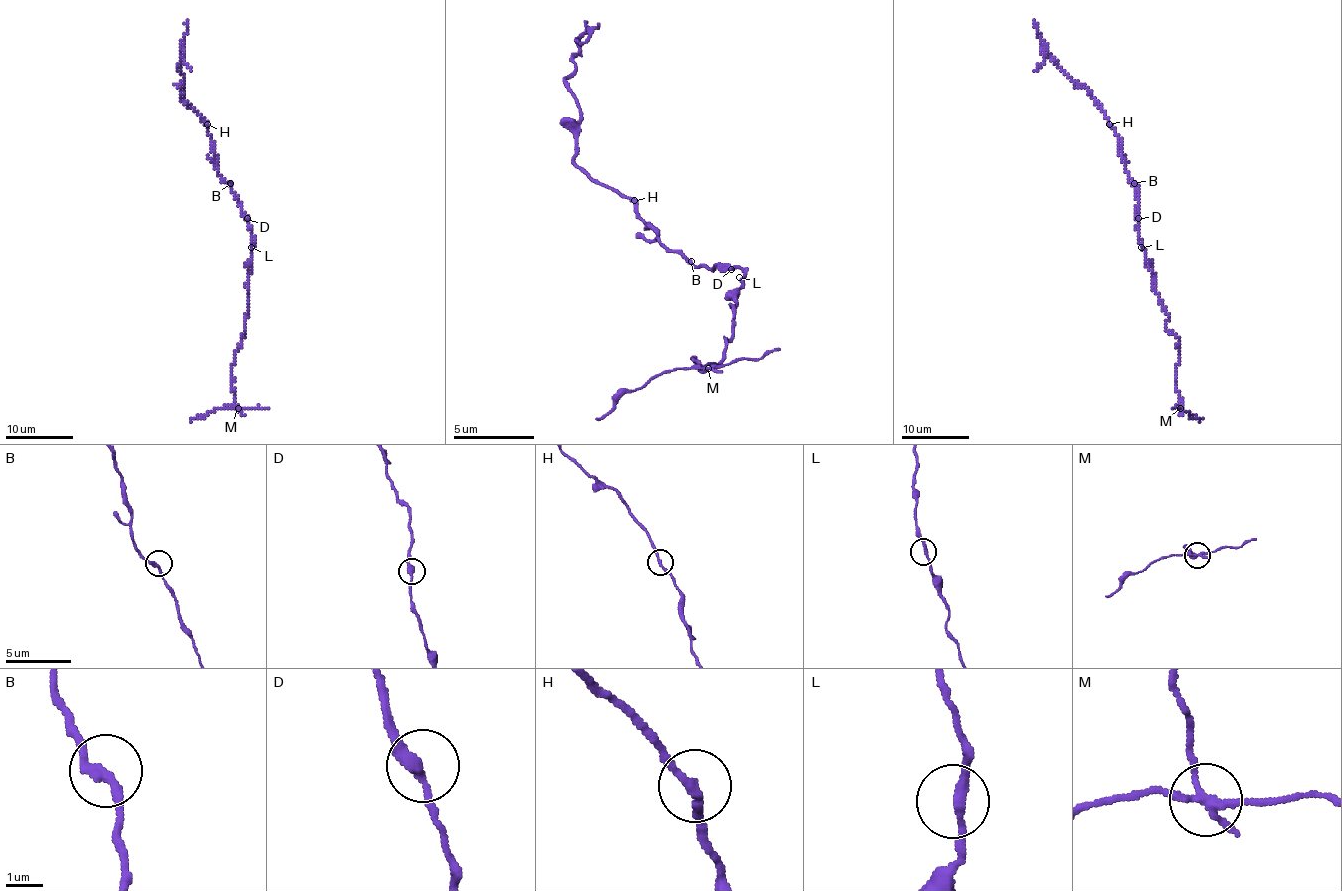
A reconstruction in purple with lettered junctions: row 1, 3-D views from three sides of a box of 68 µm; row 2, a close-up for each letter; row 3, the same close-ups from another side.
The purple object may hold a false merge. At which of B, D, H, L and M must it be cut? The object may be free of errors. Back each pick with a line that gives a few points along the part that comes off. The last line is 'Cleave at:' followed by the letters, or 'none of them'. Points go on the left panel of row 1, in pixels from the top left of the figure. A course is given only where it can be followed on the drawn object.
M: foreign part runs (237, 407), (217, 407), (190, 421)
Cleave at: M

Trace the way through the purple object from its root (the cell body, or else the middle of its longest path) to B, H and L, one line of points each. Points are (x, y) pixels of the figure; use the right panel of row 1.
B: (1136, 218), (1138, 198), (1134, 183)
H: (1136, 218), (1136, 186), (1124, 166), (1119, 137), (1109, 124)
L: (1136, 218), (1141, 247)

